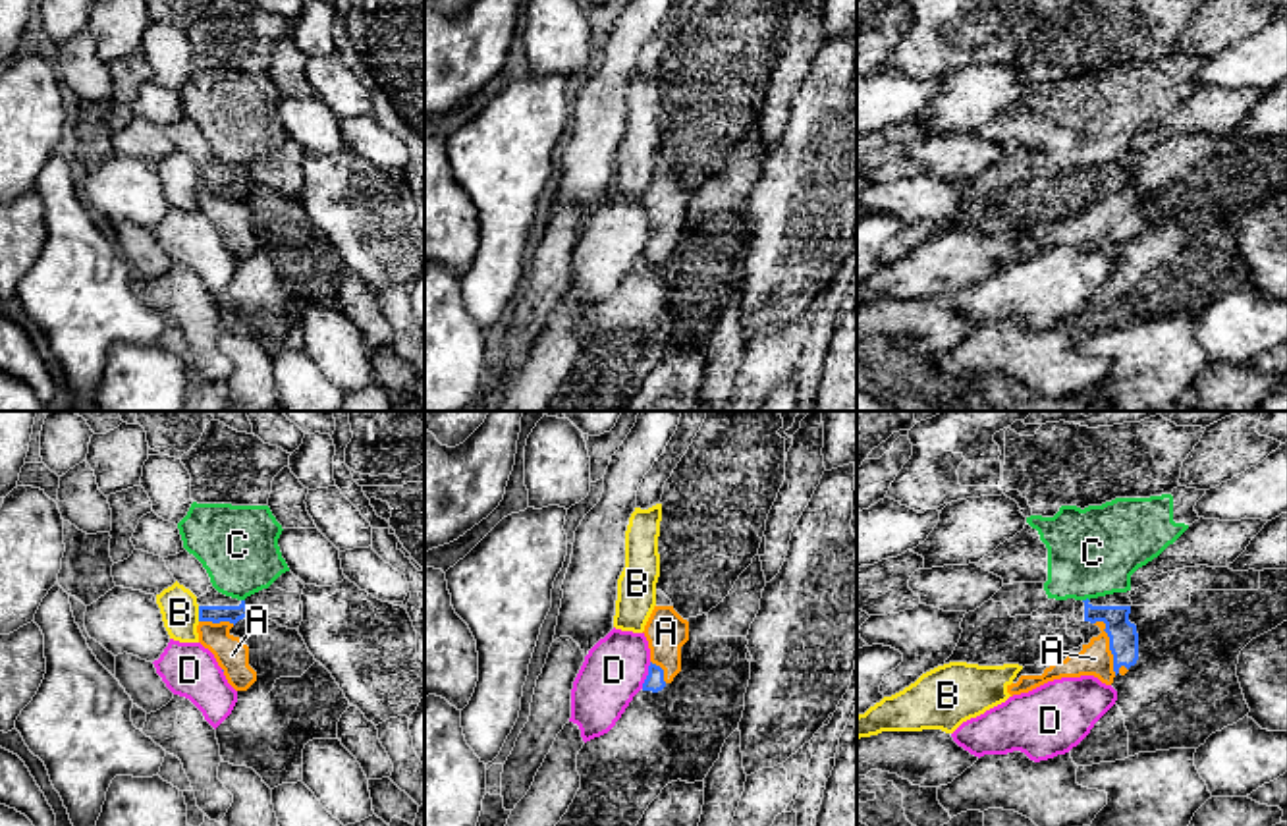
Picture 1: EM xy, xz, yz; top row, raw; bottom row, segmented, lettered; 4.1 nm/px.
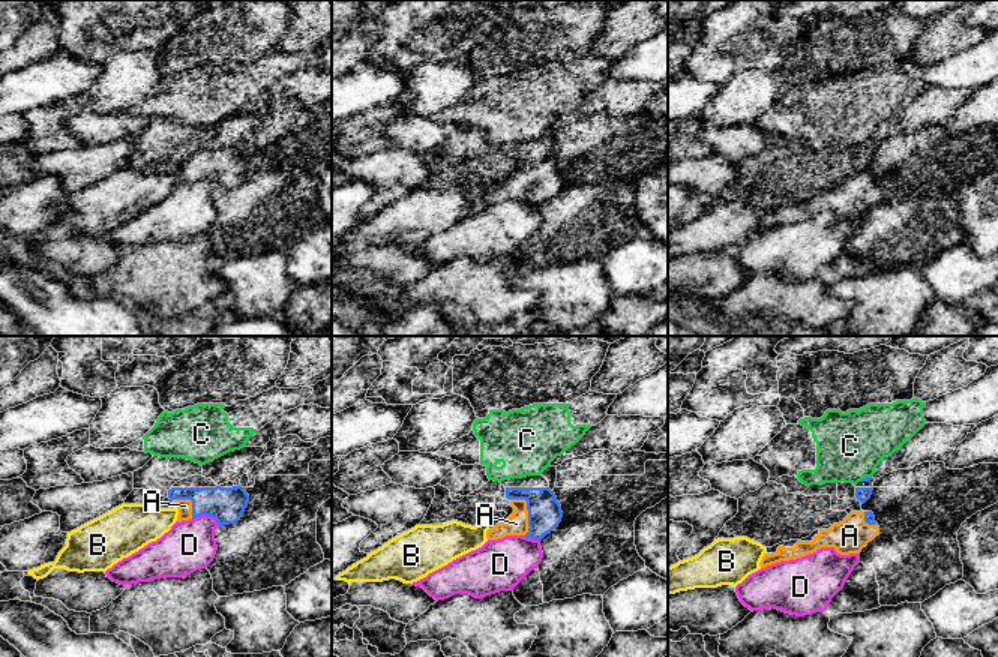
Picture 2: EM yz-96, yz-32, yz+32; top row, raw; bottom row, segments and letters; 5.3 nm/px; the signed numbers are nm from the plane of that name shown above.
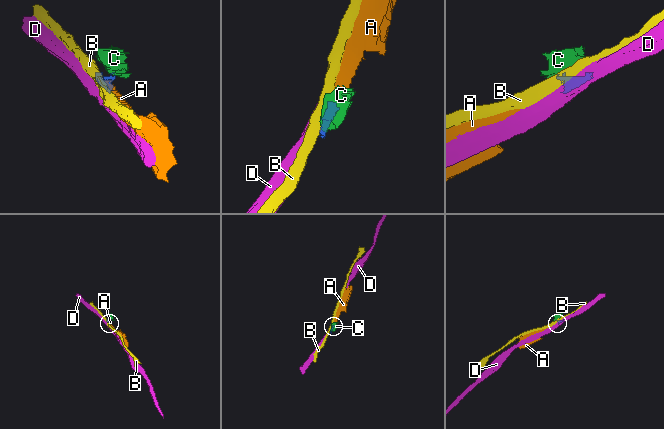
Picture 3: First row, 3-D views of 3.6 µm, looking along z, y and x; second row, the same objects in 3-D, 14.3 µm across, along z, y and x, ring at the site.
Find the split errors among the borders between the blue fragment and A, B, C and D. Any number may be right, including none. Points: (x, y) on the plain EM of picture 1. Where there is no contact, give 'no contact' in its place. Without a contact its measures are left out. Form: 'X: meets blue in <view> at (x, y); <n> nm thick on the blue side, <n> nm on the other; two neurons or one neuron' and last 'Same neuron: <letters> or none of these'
A: meets blue in yz at (1110, 217); 130 nm thick on the blue side, 140 nm on the other; one neuron
B: meets blue in xy at (199, 182); 70 nm thick on the blue side, 160 nm on the other; two neurons
C: meets blue in yz at (1087, 166); 130 nm thick on the blue side, 360 nm on the other; two neurons
D: meets blue in xz at (647, 244); 80 nm thick on the blue side, 260 nm on the other; two neurons
Same neuron: A

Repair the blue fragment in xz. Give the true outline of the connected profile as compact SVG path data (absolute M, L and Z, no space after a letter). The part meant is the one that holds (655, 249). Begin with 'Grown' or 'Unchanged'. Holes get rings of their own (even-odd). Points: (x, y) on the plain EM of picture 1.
Grown. M654 174L643 201L650 216L643 259L658 261L681 239L681 214L689 208L689 189L673 174Z

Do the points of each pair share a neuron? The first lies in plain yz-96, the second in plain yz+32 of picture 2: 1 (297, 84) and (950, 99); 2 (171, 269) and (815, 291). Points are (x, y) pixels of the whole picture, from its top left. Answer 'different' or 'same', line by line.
1: same
2: same

